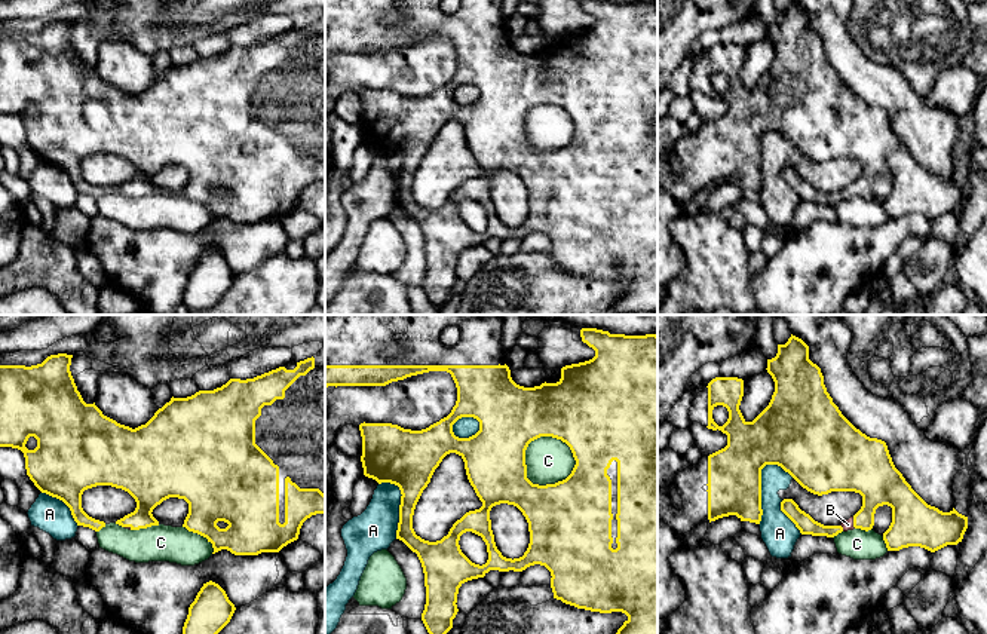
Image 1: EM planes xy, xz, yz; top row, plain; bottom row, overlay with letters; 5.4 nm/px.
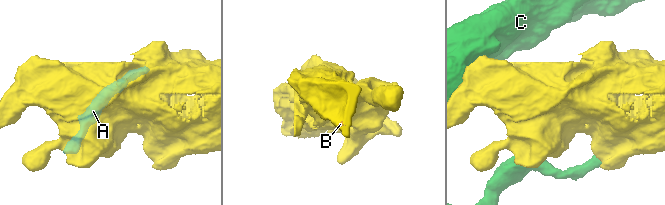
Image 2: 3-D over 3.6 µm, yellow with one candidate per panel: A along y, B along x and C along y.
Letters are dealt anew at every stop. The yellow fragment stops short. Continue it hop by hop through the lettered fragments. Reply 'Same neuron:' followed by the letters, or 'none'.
Same neuron: B

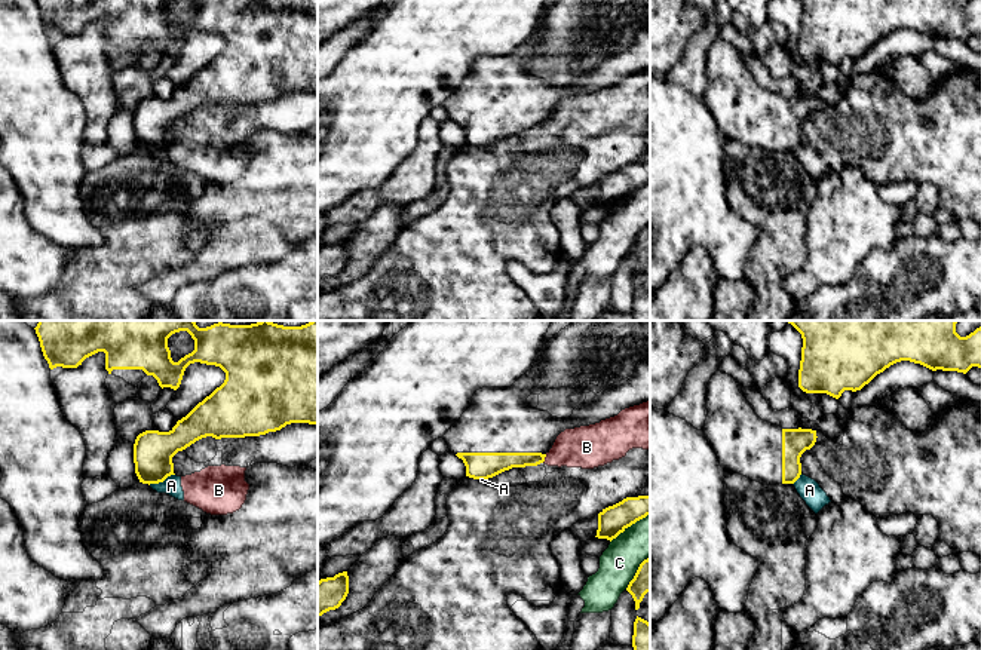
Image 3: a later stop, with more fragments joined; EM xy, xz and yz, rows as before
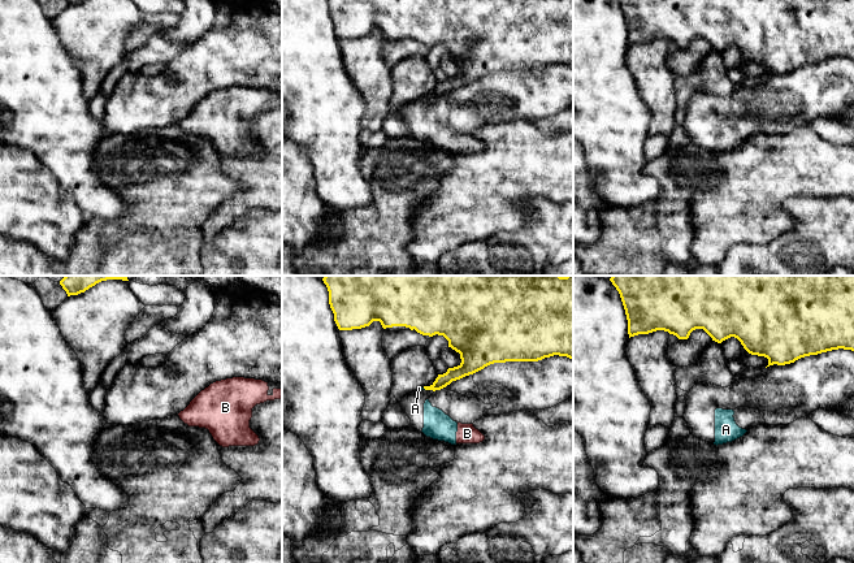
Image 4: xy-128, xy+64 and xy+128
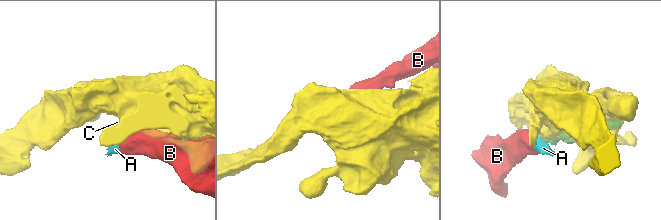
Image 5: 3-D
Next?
Same neuron: none

